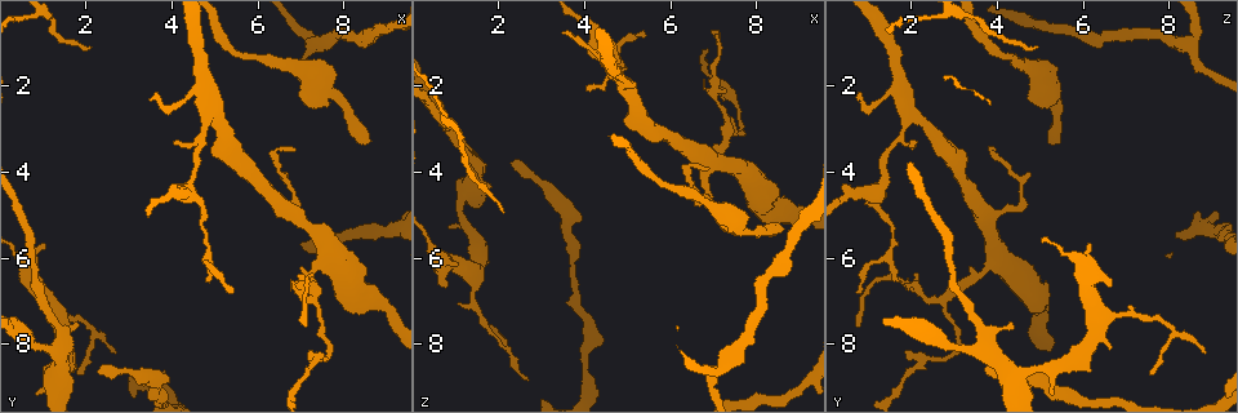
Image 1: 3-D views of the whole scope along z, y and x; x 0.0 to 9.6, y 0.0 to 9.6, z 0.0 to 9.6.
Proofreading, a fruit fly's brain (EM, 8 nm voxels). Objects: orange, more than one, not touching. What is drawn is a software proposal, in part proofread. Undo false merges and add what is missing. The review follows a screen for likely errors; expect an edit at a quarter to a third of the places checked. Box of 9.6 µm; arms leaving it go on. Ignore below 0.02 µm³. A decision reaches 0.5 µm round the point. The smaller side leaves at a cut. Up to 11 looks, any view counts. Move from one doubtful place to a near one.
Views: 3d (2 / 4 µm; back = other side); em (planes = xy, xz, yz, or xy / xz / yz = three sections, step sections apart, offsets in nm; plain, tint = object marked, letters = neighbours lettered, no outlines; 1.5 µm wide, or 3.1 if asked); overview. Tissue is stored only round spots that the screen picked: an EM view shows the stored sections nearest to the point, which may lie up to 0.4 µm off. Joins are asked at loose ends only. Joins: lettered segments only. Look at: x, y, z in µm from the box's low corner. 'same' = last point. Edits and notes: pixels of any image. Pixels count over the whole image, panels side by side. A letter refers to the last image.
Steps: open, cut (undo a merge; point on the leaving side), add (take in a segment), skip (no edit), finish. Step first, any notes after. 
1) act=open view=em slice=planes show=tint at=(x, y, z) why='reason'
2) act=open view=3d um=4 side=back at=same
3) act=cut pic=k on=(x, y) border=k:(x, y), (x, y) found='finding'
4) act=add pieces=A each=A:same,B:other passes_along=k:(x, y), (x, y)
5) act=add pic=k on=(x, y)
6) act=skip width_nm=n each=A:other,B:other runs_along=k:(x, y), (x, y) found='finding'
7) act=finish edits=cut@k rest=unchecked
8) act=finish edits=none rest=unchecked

act=open view=3d um=4 at=(2.25, 8.65, 3.80) why='an open end'

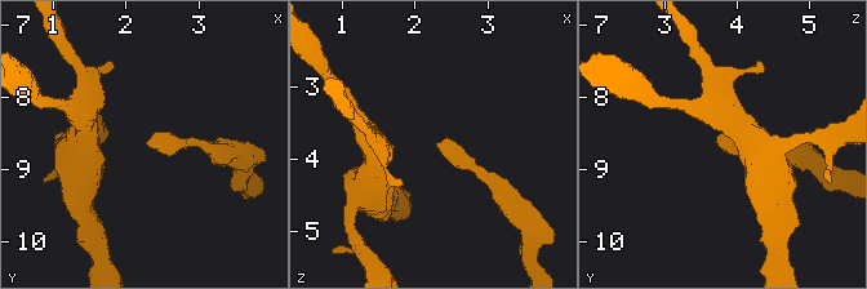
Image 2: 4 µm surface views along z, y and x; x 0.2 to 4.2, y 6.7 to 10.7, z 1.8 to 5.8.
act=open view=em slice=planes show=letters at=(2.25, 8.65, 3.85)

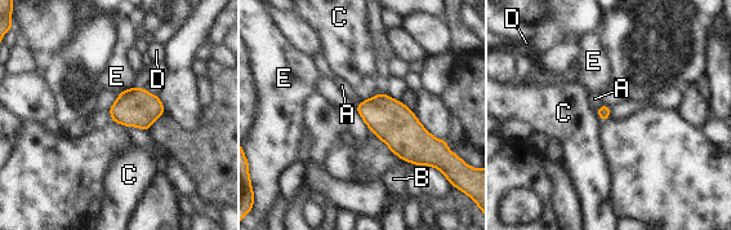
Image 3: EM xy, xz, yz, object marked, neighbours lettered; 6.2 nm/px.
act=skip each=A:other,B:other,C:other,D:other,E:other border=3:(382, 91), (361, 101) found='none of them fits'

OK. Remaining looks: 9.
act=open view=em slice=planes show=plain at=(4.85, 6.50, 1.70) why='thin end'

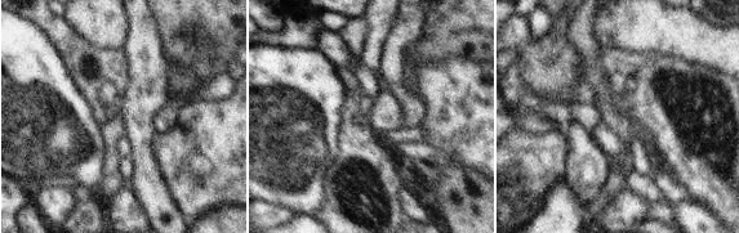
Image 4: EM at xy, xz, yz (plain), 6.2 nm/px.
act=open view=em slice=planes show=letters at=same

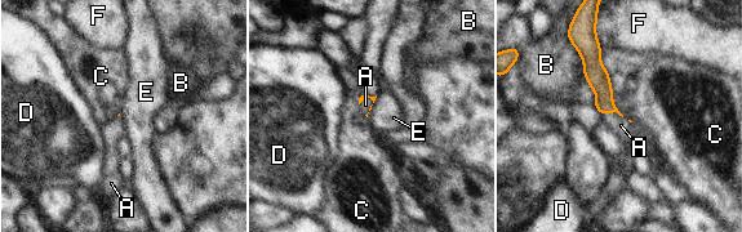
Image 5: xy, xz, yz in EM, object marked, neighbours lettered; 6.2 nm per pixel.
act=add pieces=A longest_contact=C:440nm each=A:same,B:other,C:other,D:other,E:other,F:other found='the neuron continues'

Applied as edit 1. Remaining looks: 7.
act=open view=em slice=planes show=letters at=(3.40, 2.35, 0.80) why='tapers out'

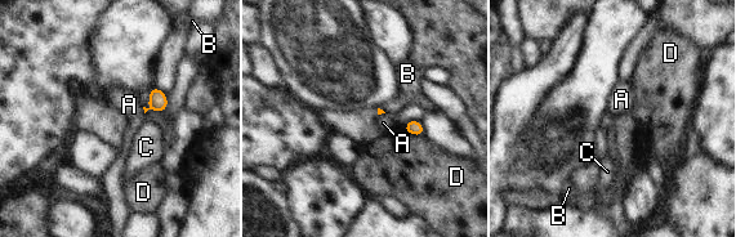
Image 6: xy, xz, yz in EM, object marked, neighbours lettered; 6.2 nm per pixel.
act=skip longest_contact=D:50nm each=A:other,B:other,C:other,D:other border=6:(142, 107), (145, 112) found='no lettered segment goes on from it'

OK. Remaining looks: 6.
act=open view=3d um=4 at=(7.45, 1.05, 8.30) why='calibre changes'

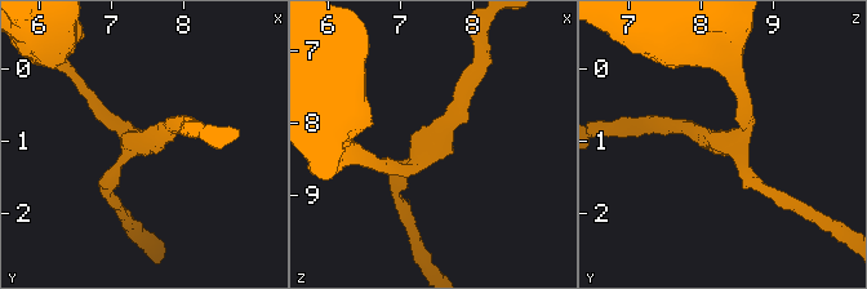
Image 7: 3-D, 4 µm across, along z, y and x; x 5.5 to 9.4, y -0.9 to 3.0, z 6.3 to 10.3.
act=open view=em slice=planes show=tint at=(7.40, 1.05, 8.35)

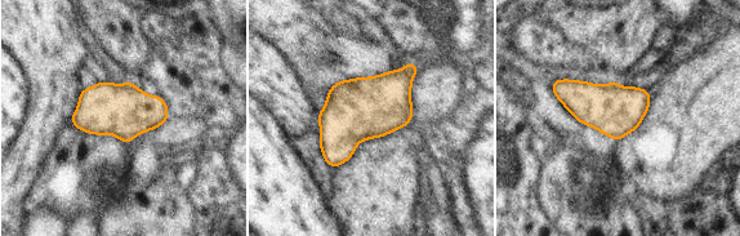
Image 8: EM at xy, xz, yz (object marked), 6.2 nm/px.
act=open view=em slice=planes show=letters at=same

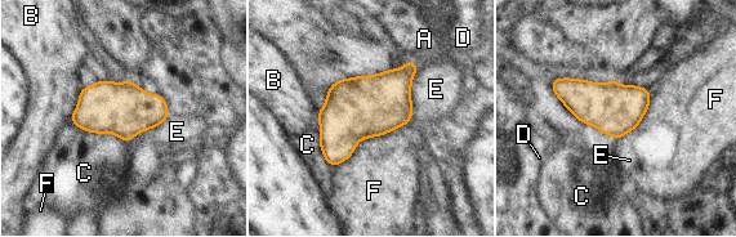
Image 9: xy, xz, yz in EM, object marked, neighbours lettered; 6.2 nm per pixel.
act=skip width_nm=320 longest_contact=F:400nm each=A:other,B:other,C:other,D:other,E:other,F:other found='one neuron here'

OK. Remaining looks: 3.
act=finish edits=add@5 rest=unchecked

